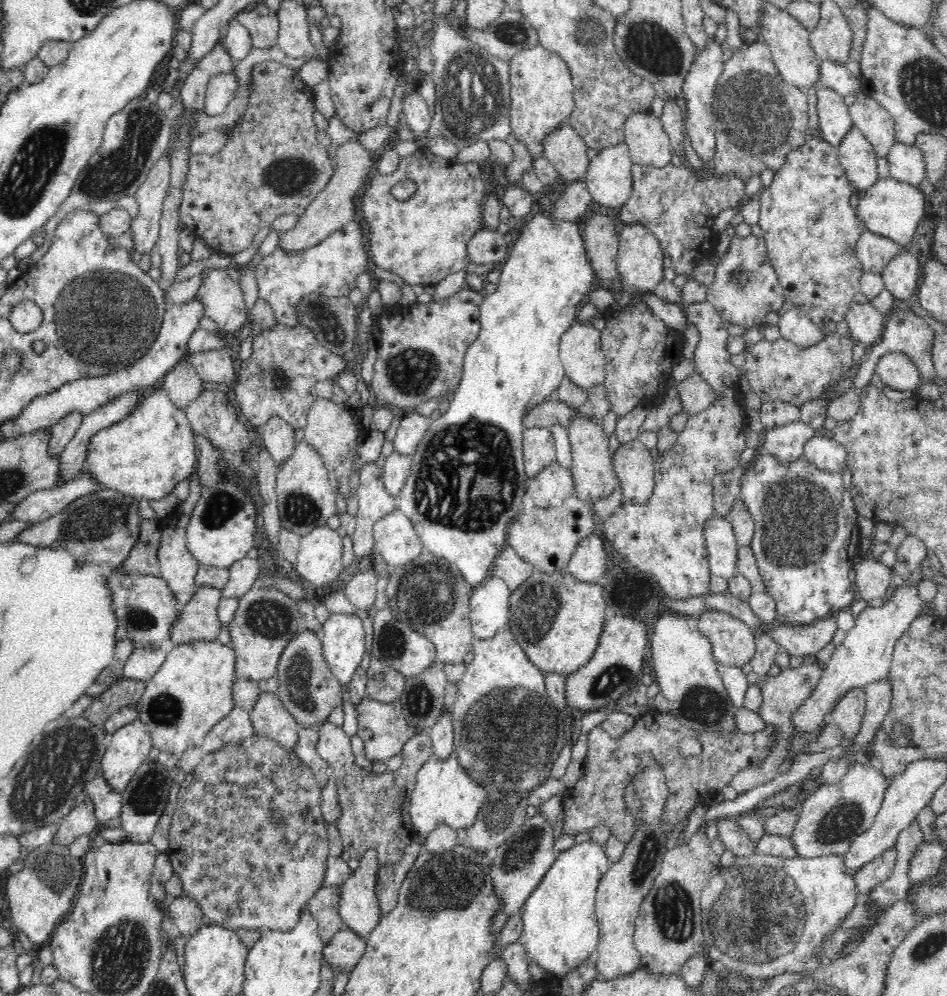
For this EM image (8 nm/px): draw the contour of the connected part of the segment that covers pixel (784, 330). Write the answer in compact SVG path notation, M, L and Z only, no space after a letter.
M787 306L780 312L777 325L782 337L800 347L814 344L824 334L824 331L814 324L810 315L801 308Z

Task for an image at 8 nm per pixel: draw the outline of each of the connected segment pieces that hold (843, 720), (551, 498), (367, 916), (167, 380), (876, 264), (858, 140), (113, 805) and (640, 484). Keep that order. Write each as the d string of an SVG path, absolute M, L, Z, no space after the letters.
M863 687L846 689L846 692L836 700L832 712L828 715L829 721L842 728L844 736L851 738L858 732L866 704Z
M557 460L545 466L535 477L527 478L524 487L525 494L541 507L560 504L575 492L571 469L560 465Z
M368 848L359 860L358 868L351 870L348 878L339 886L339 915L343 925L350 927L362 937L366 937L381 918L379 904L374 892L375 872L378 864L376 850Z
M186 358L180 359L163 378L161 387L168 391L170 400L180 409L185 409L203 390L201 385L202 379Z
M866 229L860 233L856 241L855 253L865 270L882 273L888 262L900 249L904 248L897 242Z
M852 125L840 145L837 154L842 168L854 189L864 192L879 177L877 173L878 155L873 145L858 127Z
M96 776L88 780L81 792L84 792L92 800L94 816L100 823L119 816L121 809L120 795L118 792L112 792L102 777Z
M640 439L622 442L611 463L625 502L643 503L652 494L655 485L653 456Z

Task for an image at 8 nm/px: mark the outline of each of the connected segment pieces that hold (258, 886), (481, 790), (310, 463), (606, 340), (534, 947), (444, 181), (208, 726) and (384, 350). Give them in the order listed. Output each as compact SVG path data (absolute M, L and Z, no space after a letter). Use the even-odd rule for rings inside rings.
M252 733L239 741L223 744L218 750L206 753L201 761L187 773L183 787L177 792L176 810L174 810L169 832L169 846L166 855L172 870L182 881L182 892L186 897L194 899L201 908L202 914L211 924L236 930L238 927L247 929L291 929L299 919L300 911L306 908L308 899L322 887L326 861L329 855L328 837L325 821L321 815L319 800L321 786L317 783L312 769L293 749L288 749L275 740L264 735Z
M454 750L446 758L433 754L424 761L416 775L409 806L412 826L418 835L425 837L442 823L452 825L456 830L469 827L487 797L486 787L468 775Z
M308 441L295 442L288 458L278 464L275 490L281 526L299 535L326 526L328 518L337 512L327 468L316 447Z
M638 301L635 305L627 305L624 307L615 307L610 308L606 312L606 322L605 322L605 328L601 331L601 343L603 352L605 353L606 363L605 363L605 377L603 380L603 385L605 386L606 394L608 395L609 401L611 402L611 408L618 417L624 416L624 414L630 412L633 410L636 406L640 406L640 402L645 399L650 400L651 395L653 395L652 392L656 392L657 388L662 388L664 386L664 380L668 380L668 376L670 376L672 372L672 352L674 352L674 345L671 345L671 341L673 340L673 329L670 329L668 326L666 326L661 320L658 320L647 308L646 305L643 304L643 302Z
M588 840L582 844L574 844L572 848L555 855L553 863L521 906L522 932L519 941L524 945L526 956L549 974L564 976L565 972L573 969L581 960L595 955L599 939L595 892L600 875L608 868L609 863L605 849L600 844Z
M424 147L423 150L416 150L414 154L410 156L404 156L402 160L399 160L398 168L390 174L382 174L378 171L373 171L370 174L370 178L364 186L360 196L356 199L358 204L358 218L361 222L364 230L364 235L366 238L366 249L369 256L370 264L379 267L382 270L392 272L396 276L400 276L405 284L437 284L441 280L444 280L446 276L454 274L454 272L460 272L460 270L465 270L465 267L469 264L470 260L467 255L467 244L470 237L478 230L484 228L483 223L483 197L485 196L484 182L482 181L482 176L480 175L480 165L476 161L460 161L459 158L442 158L442 156L436 156L430 148ZM398 182L412 182L414 184L414 192L410 194L413 196L409 201L408 198L394 198L392 196L392 188Z
M194 639L182 641L169 646L169 653L156 672L145 682L145 692L141 706L138 708L138 719L148 727L152 747L159 752L183 755L190 746L200 744L202 738L212 730L212 725L224 718L235 706L232 697L232 684L235 679L235 652L230 644L216 640Z
M464 285L453 295L428 304L416 302L408 306L385 306L378 314L374 331L376 360L374 360L372 381L369 383L372 403L376 406L392 408L396 414L403 415L432 398L442 396L448 390L454 390L461 377L463 358L468 345L476 340L481 327L479 306L483 297L483 291L474 291Z

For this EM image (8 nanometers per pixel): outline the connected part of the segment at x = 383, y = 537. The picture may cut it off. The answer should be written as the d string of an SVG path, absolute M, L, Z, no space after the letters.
M399 506L373 524L373 550L392 567L408 564L424 553L412 521Z

